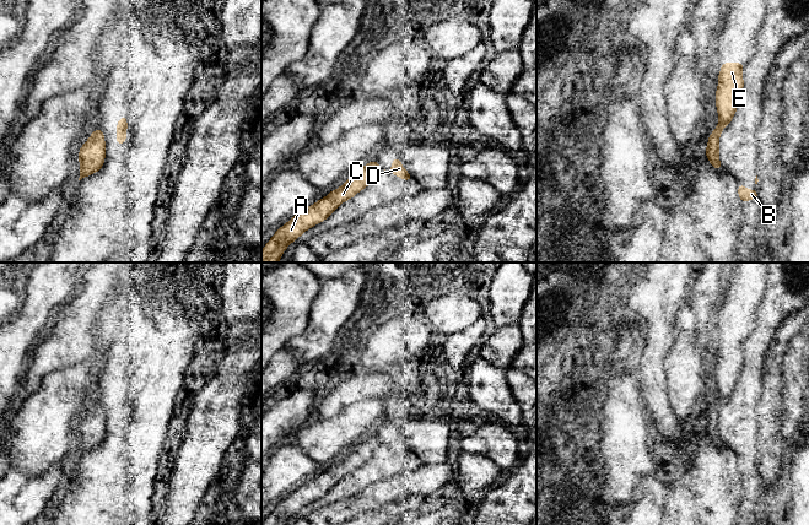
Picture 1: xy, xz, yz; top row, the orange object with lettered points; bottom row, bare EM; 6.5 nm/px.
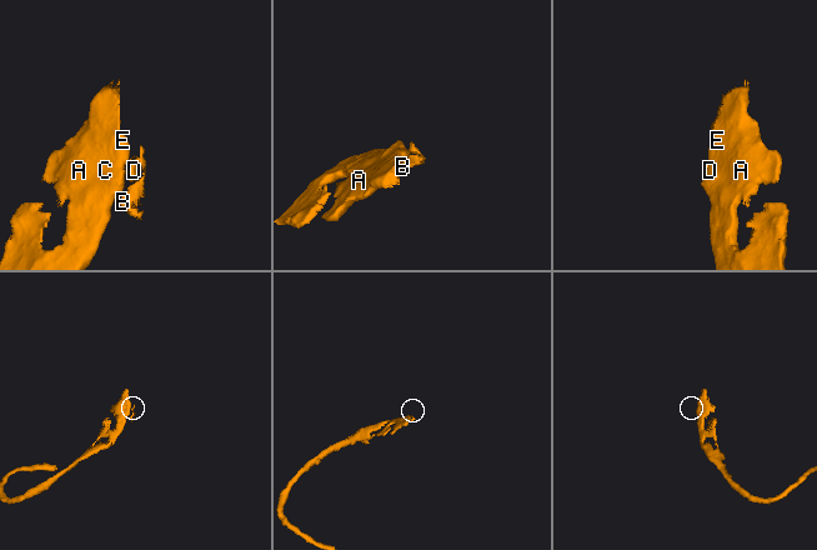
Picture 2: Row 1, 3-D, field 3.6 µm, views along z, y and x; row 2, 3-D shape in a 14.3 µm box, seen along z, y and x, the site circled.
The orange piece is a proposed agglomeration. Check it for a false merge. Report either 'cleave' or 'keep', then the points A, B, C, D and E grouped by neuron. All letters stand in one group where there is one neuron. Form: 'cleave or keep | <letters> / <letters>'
cleave | A C E / B D

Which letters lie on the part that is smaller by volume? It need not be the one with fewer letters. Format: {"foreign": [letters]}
{"foreign": ["B", "D"]}

